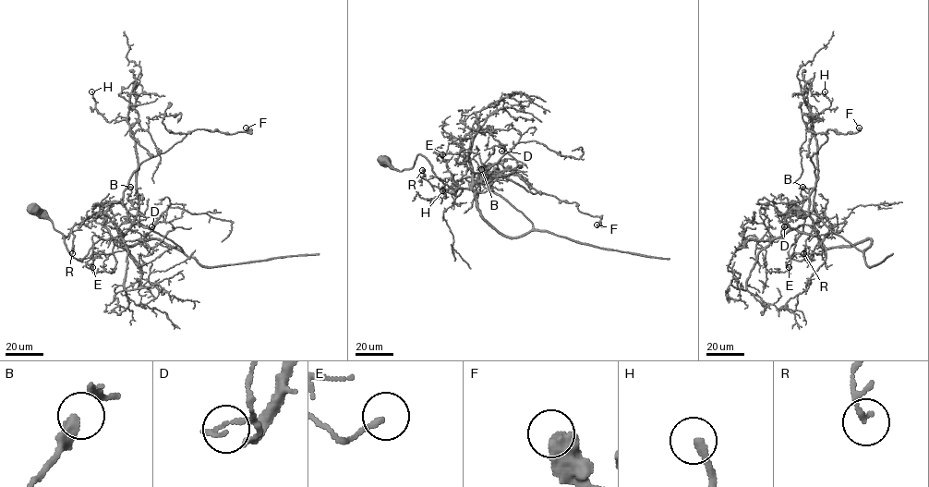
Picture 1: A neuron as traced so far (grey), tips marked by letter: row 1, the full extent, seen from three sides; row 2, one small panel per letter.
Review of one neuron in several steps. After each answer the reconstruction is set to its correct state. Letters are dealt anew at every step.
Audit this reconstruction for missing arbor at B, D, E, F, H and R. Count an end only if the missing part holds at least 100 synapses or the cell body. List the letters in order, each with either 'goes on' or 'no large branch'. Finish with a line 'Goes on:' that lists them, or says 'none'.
B: no large branch
D: no large branch
E: no large branch
F: no large branch
H: no large branch
R: no large branch
Goes on: none

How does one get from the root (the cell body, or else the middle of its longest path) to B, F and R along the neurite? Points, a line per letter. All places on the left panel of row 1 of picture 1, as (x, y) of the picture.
B: (33, 209), (81, 261), (100, 239), (118, 240), (138, 213), (130, 132), (151, 156), (130, 187)
F: (33, 209), (81, 261), (138, 213), (130, 132), (155, 156), (197, 129), (246, 127)
R: (33, 209), (79, 261), (94, 244), (111, 238), (106, 213), (72, 227), (72, 253)

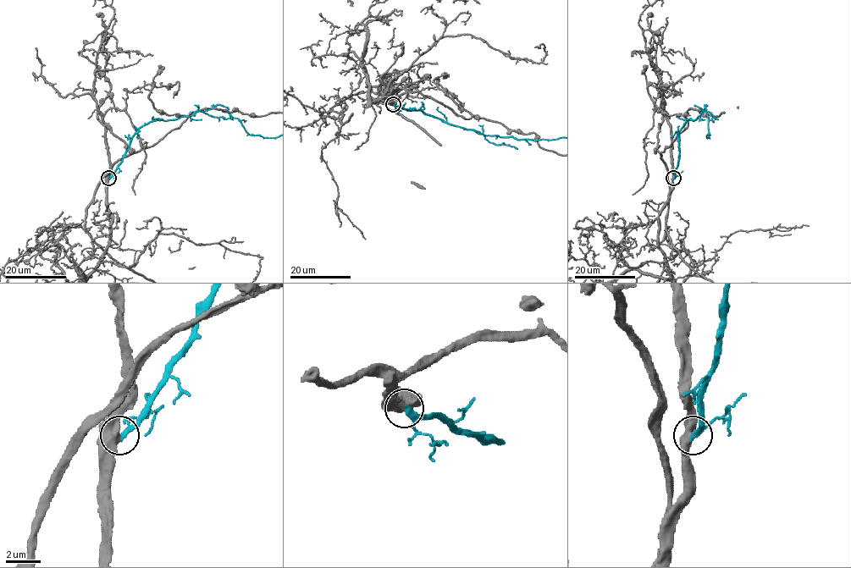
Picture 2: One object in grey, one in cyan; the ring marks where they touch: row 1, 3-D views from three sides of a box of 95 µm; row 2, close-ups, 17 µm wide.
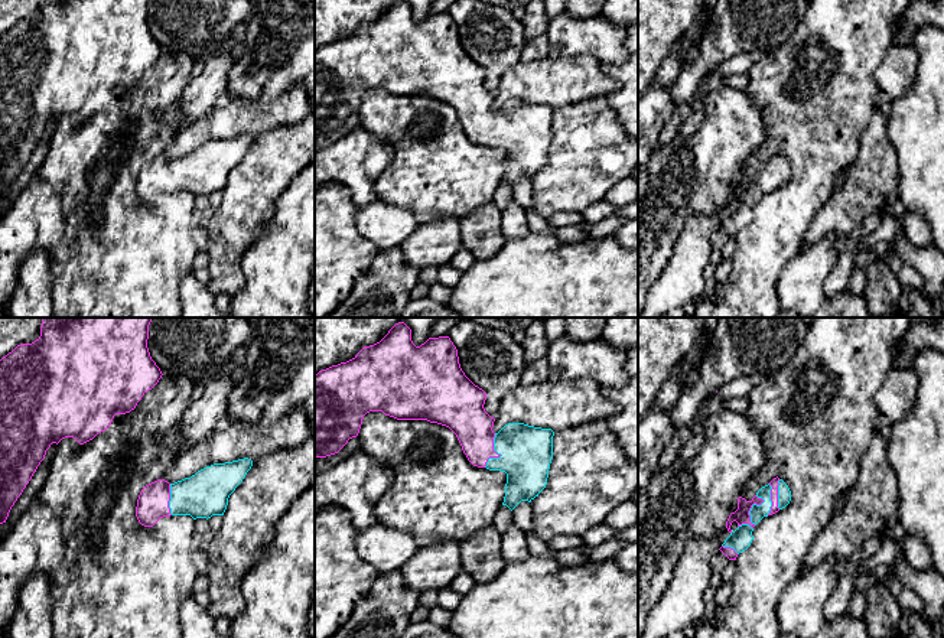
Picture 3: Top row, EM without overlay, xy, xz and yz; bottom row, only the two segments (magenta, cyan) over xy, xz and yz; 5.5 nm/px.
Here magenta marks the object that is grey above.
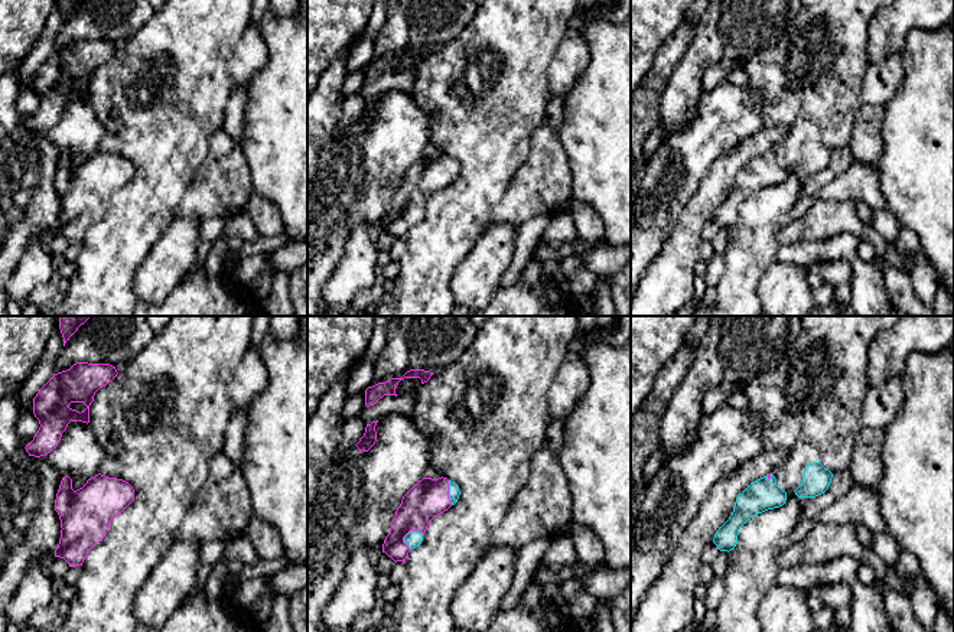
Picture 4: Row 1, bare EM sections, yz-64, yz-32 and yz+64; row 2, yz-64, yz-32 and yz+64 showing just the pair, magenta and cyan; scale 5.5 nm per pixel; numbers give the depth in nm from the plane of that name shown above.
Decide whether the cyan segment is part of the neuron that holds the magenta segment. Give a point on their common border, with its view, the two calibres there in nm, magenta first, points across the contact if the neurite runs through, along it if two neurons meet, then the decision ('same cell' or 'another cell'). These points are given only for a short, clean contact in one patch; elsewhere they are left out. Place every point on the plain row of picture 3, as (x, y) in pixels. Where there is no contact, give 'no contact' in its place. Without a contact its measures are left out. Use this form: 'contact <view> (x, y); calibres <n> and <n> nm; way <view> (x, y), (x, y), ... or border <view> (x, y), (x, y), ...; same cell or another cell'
contact yz (748, 189); calibres 90 and 90 nm; same cell

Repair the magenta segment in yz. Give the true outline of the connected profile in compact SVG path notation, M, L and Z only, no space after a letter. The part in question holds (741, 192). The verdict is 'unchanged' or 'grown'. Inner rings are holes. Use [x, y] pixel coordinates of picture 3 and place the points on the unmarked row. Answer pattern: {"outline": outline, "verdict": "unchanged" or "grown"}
{"outline": "M778 153L768 162L762 163L751 178L739 173L738 186L732 189L726 198L726 205L730 212L719 227L729 237L736 237L738 231L751 222L753 217L753 204L764 193L772 192L785 185L790 178L791 167Z", "verdict": "grown"}

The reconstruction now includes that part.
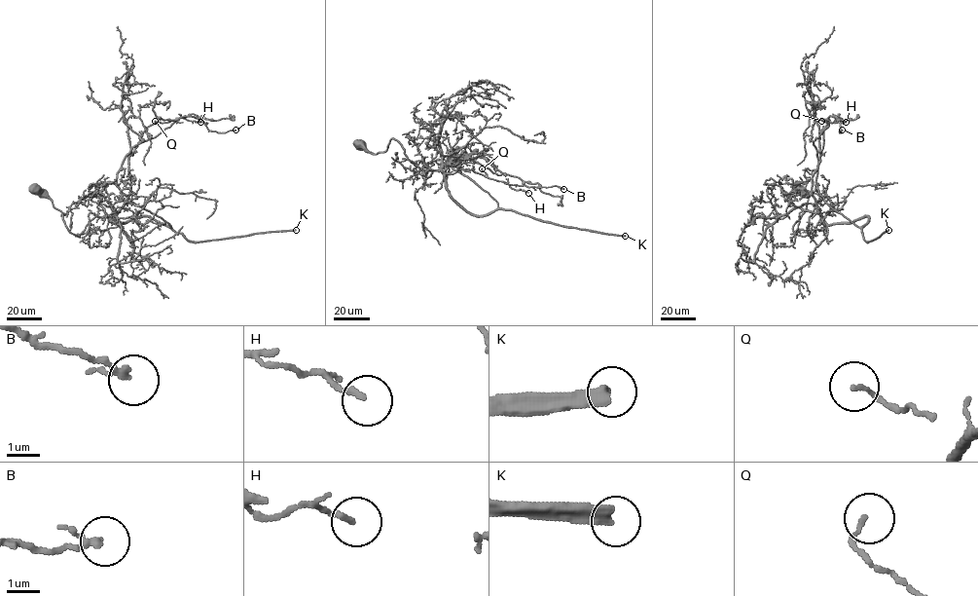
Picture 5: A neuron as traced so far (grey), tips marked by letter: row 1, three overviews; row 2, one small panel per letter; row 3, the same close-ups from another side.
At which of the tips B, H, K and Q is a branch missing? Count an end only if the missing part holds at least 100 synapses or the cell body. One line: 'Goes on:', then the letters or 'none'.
Goes on: K

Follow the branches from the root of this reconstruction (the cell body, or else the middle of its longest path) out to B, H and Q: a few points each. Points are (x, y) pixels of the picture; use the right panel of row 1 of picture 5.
B: (797, 189), (808, 201), (793, 231), (805, 236), (824, 217), (812, 193), (823, 129), (839, 114), (842, 130)
H: (797, 189), (808, 201), (793, 231), (805, 236), (824, 217), (812, 193), (823, 129), (837, 118), (846, 122)
Q: (797, 189), (808, 201), (793, 231), (805, 236), (824, 217), (812, 193), (823, 129), (830, 122), (821, 121)

